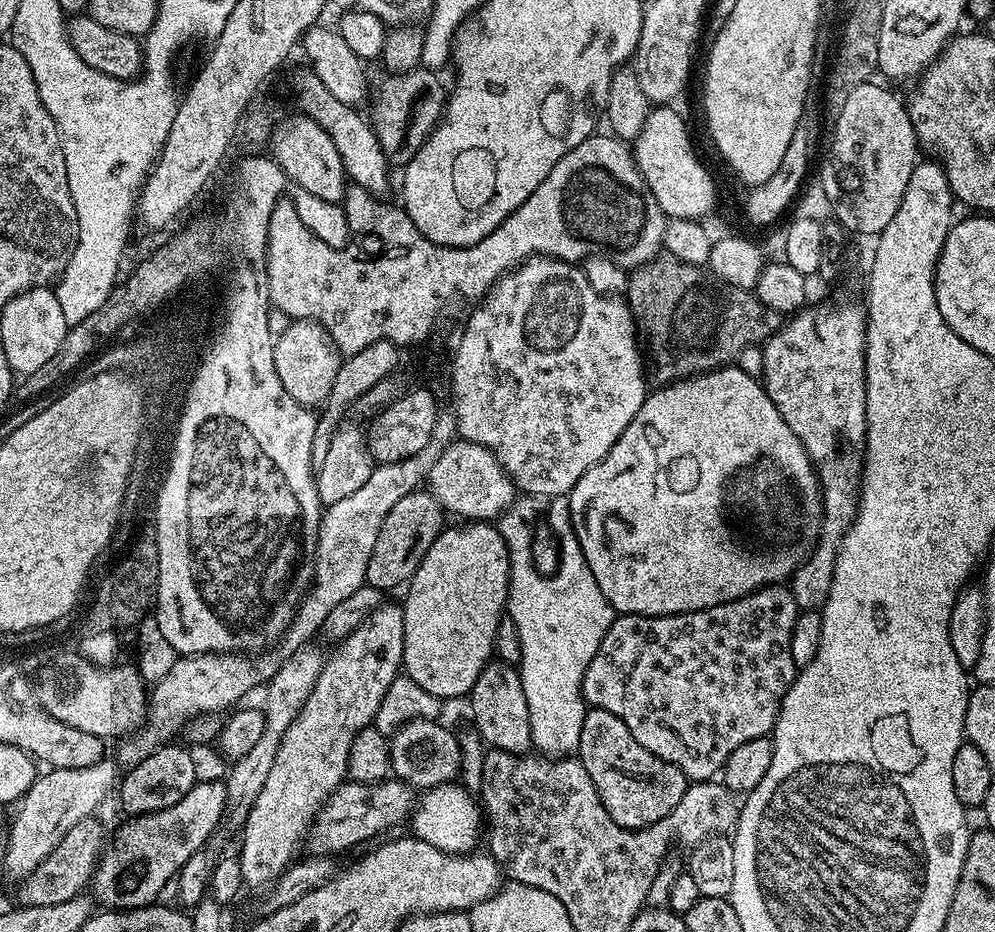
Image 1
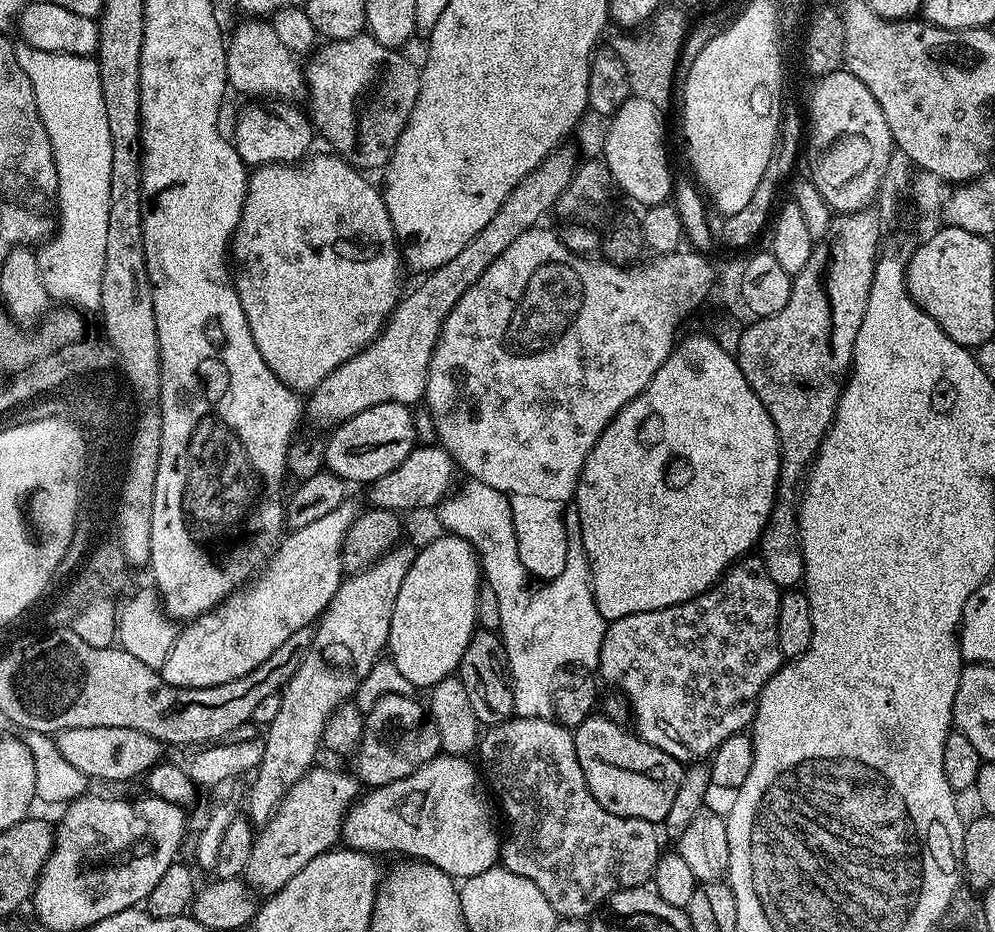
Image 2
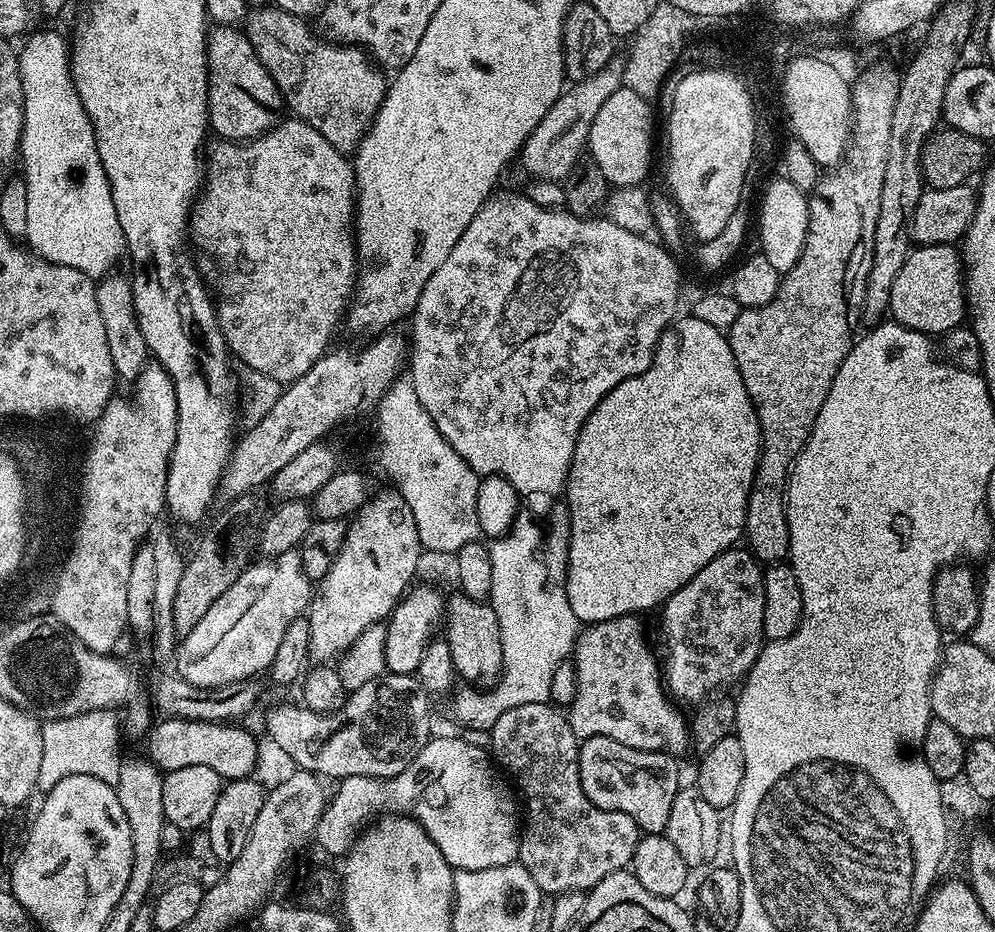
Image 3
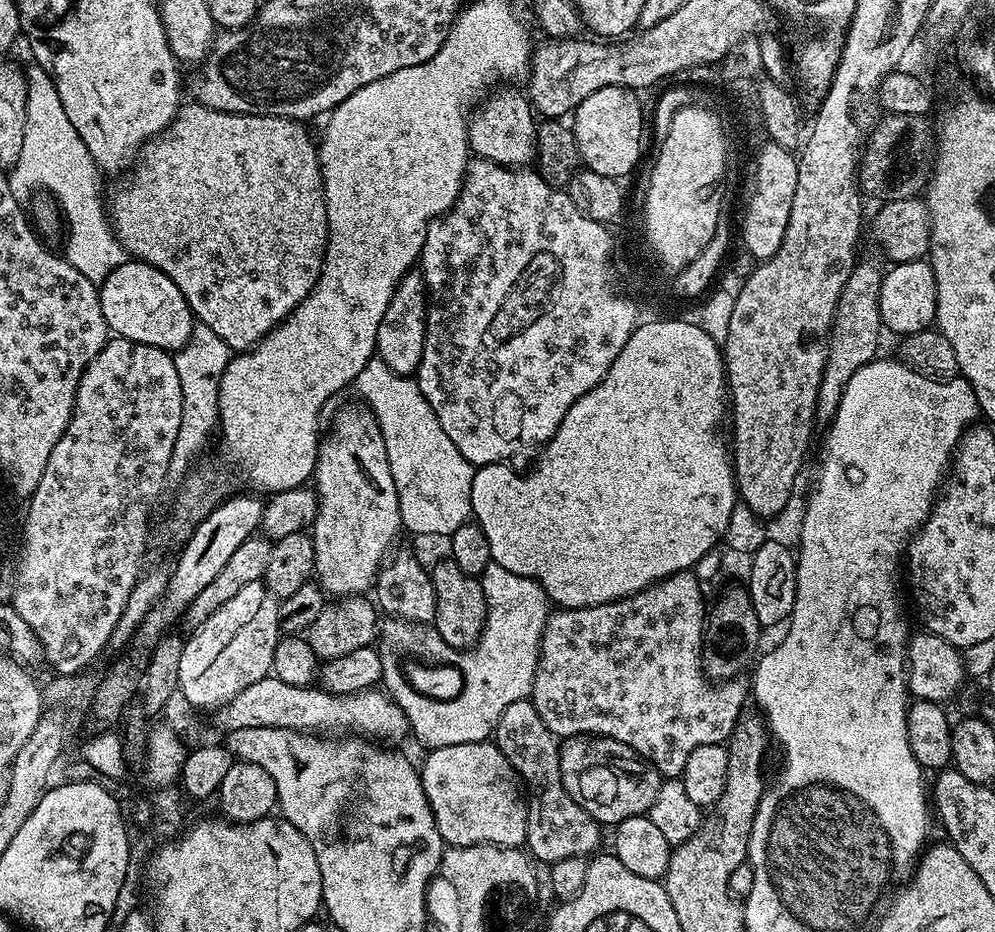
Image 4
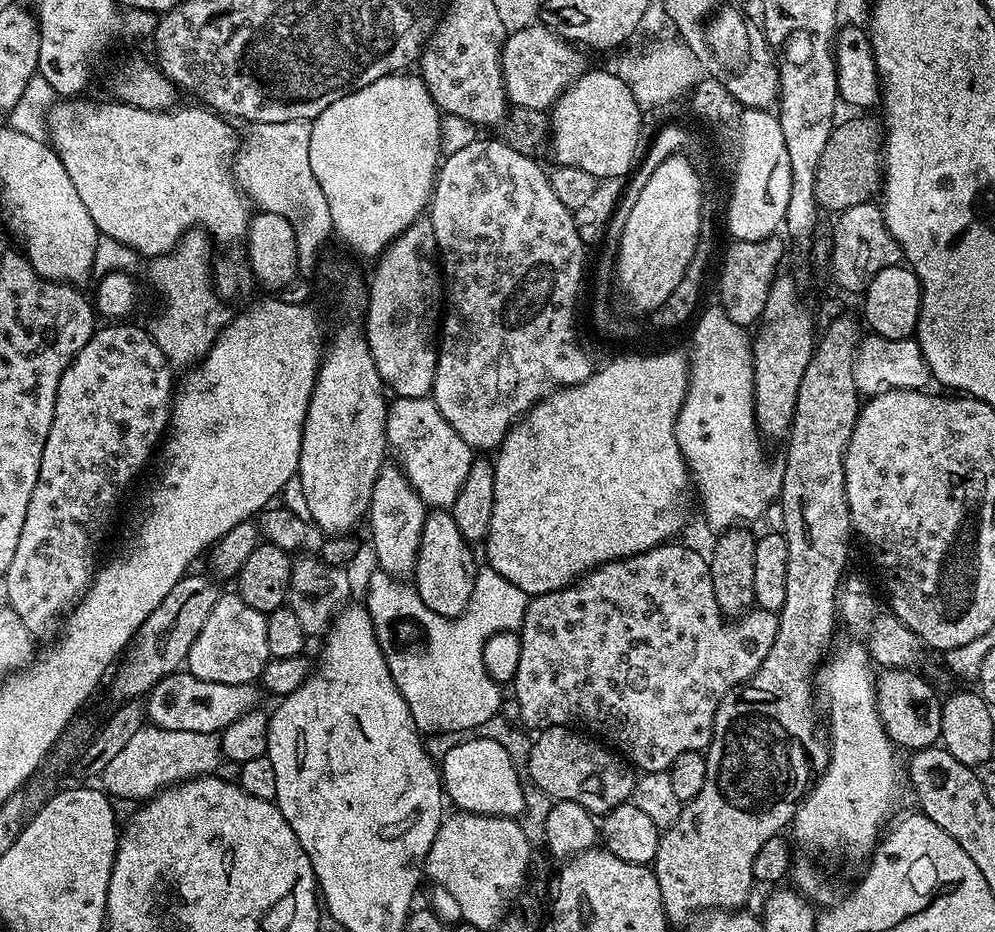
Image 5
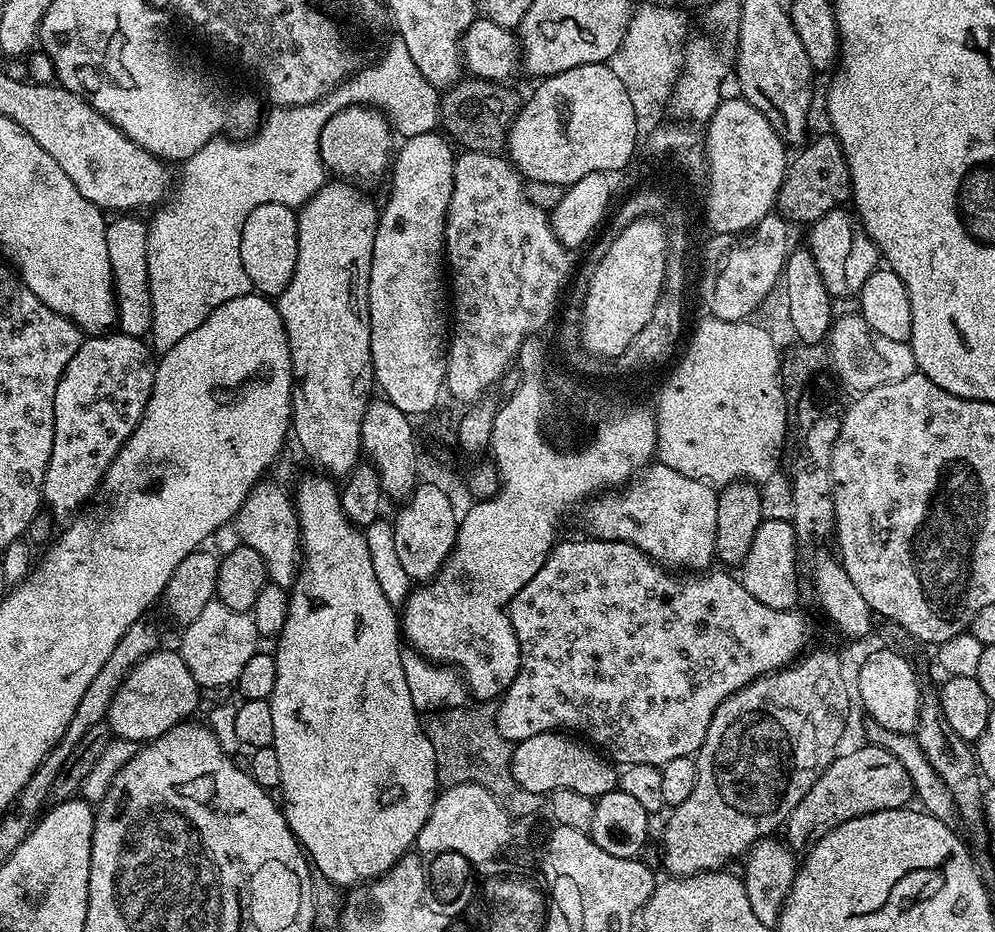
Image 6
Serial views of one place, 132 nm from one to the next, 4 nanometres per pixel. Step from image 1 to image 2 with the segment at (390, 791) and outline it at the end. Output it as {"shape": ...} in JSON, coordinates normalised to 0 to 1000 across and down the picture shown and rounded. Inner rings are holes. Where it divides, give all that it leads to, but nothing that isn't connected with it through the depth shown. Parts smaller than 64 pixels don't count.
{"shape":[[[316,822],[285,854],[276,873],[260,889],[253,902],[251,925],[247,925],[243,943],[254,957],[268,964],[275,960],[308,925],[320,916],[339,909],[346,891],[346,879],[364,850],[357,832]]]}

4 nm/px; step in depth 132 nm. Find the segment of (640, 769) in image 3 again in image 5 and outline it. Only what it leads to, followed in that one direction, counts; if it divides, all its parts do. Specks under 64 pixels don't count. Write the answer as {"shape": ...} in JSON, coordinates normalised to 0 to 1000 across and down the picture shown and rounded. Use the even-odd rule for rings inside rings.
{"shape":[[[566,777],[548,781],[536,793],[529,833],[530,836],[535,836],[534,840],[538,844],[544,845],[550,854],[555,855],[556,859],[576,858],[581,861],[581,865],[589,865],[589,869],[596,873],[606,873],[623,863],[632,862],[639,842],[639,833],[630,815],[612,805],[606,797],[600,796],[594,789]]]}

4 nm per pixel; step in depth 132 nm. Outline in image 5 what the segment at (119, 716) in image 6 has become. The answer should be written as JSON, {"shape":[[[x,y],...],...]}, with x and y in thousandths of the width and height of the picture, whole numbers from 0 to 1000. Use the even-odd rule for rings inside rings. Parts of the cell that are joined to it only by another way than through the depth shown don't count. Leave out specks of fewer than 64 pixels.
{"shape":[[[188,719],[172,721],[167,727],[157,733],[147,746],[147,768],[156,780],[163,783],[191,783],[192,785],[220,786],[235,770],[254,763],[261,751],[262,744],[257,744],[258,735],[224,734],[200,730]]]}

